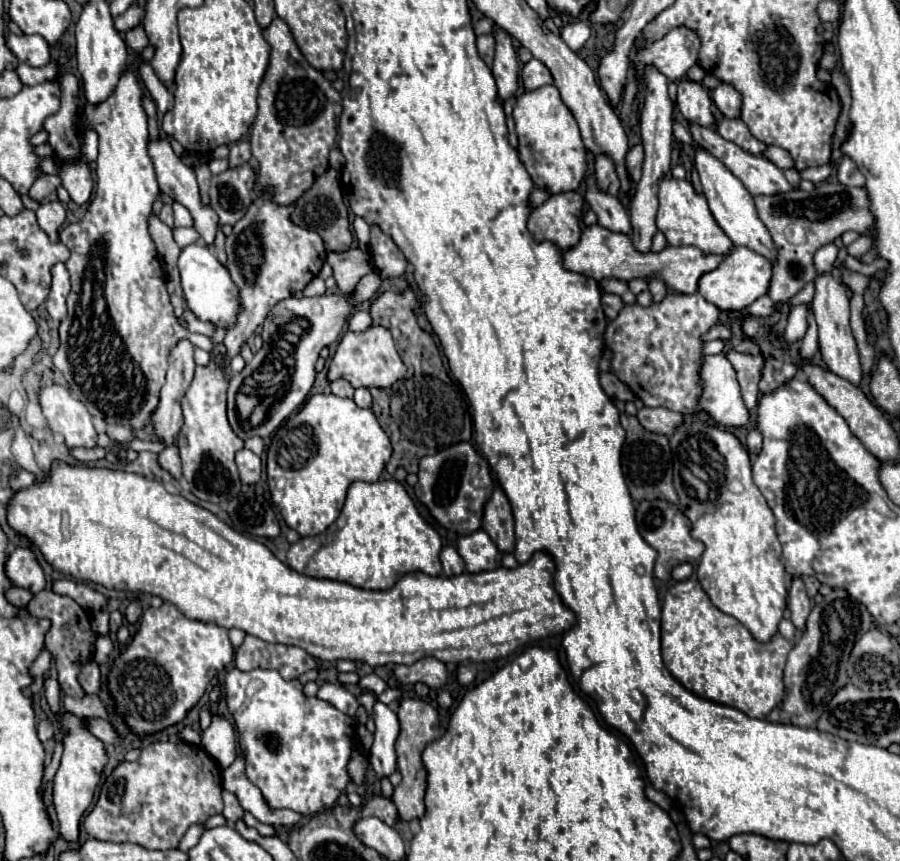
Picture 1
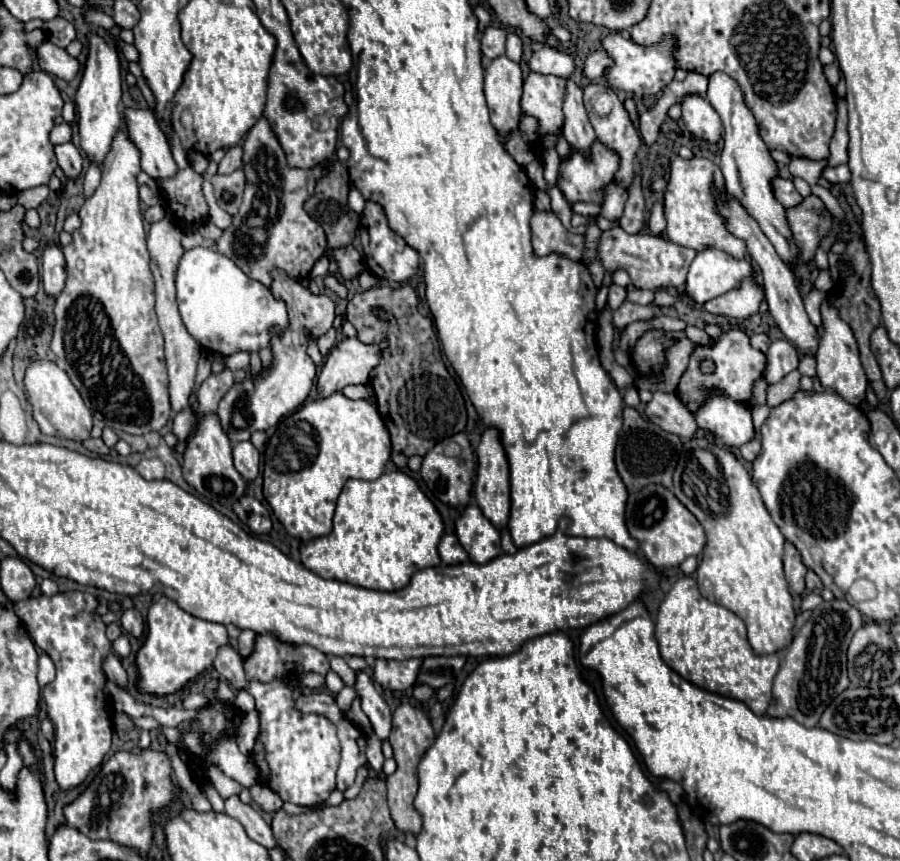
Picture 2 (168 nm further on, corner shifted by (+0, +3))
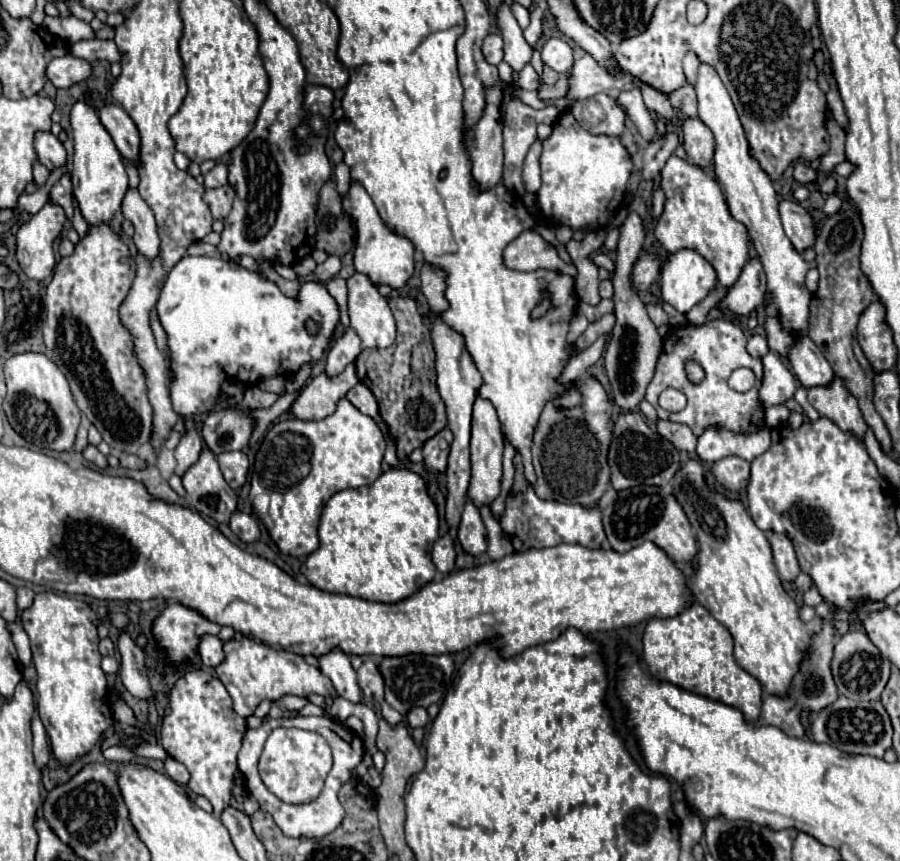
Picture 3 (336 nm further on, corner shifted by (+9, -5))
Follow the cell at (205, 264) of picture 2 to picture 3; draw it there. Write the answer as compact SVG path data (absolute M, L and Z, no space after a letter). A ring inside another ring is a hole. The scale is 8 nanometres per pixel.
M183 256L173 266L173 270L167 274L167 280L161 288L155 308L159 314L161 326L167 332L167 340L169 340L169 372L173 376L173 380L169 384L169 394L171 394L173 410L185 418L193 418L193 416L211 412L217 406L217 400L221 394L221 384L225 380L233 378L235 382L251 386L251 384L259 382L261 378L271 378L271 376L291 378L301 366L317 364L325 356L329 340L333 338L333 332L339 324L339 306L323 284L301 282L299 294L295 298L289 298L275 283L259 272L251 272L251 270L239 266L237 262L211 256ZM311 316L315 316L317 324L321 326L317 338L309 336L309 332L305 328L305 322ZM329 318L333 318L333 330L329 332L329 340L327 340Z

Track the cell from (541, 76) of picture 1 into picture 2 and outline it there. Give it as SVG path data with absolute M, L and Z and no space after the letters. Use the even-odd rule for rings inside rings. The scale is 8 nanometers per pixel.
M544 46L542 50L532 54L528 66L532 72L538 72L538 74L554 74L554 76L568 78L574 70L574 60L572 60L572 54L564 48L556 50L556 48Z

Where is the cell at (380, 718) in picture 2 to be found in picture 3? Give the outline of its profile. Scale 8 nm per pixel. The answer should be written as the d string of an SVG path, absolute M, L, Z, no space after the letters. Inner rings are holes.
M333 648L331 652L323 654L317 658L319 660L319 670L333 682L335 690L351 700L351 702L359 702L361 700L361 690L359 690L359 684L357 684L357 674L349 662L349 656L339 650L339 648Z

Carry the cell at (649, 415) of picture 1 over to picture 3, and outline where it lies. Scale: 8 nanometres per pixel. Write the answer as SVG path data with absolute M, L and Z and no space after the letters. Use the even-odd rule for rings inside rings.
M659 420L657 422L657 432L667 438L669 442L673 442L673 446L677 450L685 450L685 452L695 452L697 446L697 436L685 426L685 424L677 424L677 422L669 422L669 420Z

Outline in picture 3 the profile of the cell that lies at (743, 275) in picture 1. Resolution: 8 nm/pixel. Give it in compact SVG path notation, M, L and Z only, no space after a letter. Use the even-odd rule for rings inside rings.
M695 250L669 254L661 266L661 296L677 312L691 310L717 284L713 266Z

